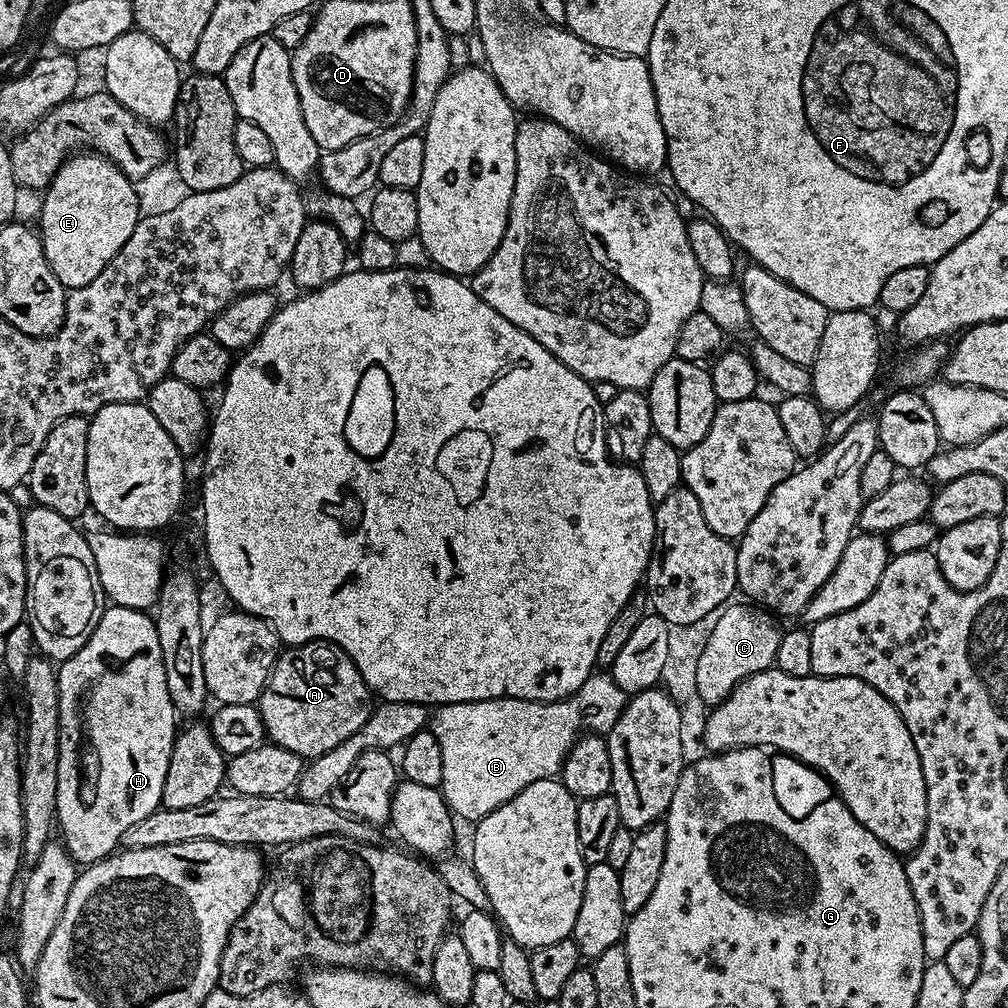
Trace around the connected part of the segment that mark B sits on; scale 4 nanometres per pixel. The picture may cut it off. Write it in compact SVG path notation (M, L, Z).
M593 674L588 677L586 682L582 682L582 686L578 691L573 692L570 696L565 696L563 700L514 700L511 698L501 698L499 700L471 700L465 704L441 704L435 709L434 715L430 720L430 730L434 734L434 738L438 738L438 746L442 746L442 782L440 783L440 791L444 793L444 801L448 803L448 807L452 809L457 817L460 816L469 822L481 820L486 814L490 814L495 808L500 808L507 800L514 798L514 794L518 794L526 786L530 786L530 782L538 782L539 780L551 780L561 775L561 765L564 763L565 757L571 751L573 744L581 738L582 733L587 730L592 734L607 734L614 726L614 722L618 722L618 718L622 714L626 703L626 693L619 688L612 680L611 675Z

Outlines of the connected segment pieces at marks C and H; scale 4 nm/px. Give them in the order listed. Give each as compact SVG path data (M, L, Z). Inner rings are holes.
M743 602L744 604L736 603L729 603L715 617L715 620L717 620L708 640L702 652L695 659L697 692L707 707L710 708L722 703L741 681L747 680L754 673L764 672L766 669L773 667L778 652L778 644L783 636L781 628L779 629L776 624L778 623L777 619L763 607L748 602Z
M105 607L98 626L94 626L94 634L69 660L59 665L58 675L58 726L60 727L60 741L58 742L58 806L56 807L56 824L58 836L62 841L68 855L76 861L77 865L87 866L104 860L121 847L120 839L127 837L132 828L146 814L161 807L162 786L166 782L166 770L172 753L172 743L176 740L178 731L178 717L176 708L170 702L170 690L166 690L166 670L162 662L162 646L158 646L158 630L156 621L147 611L139 608Z

